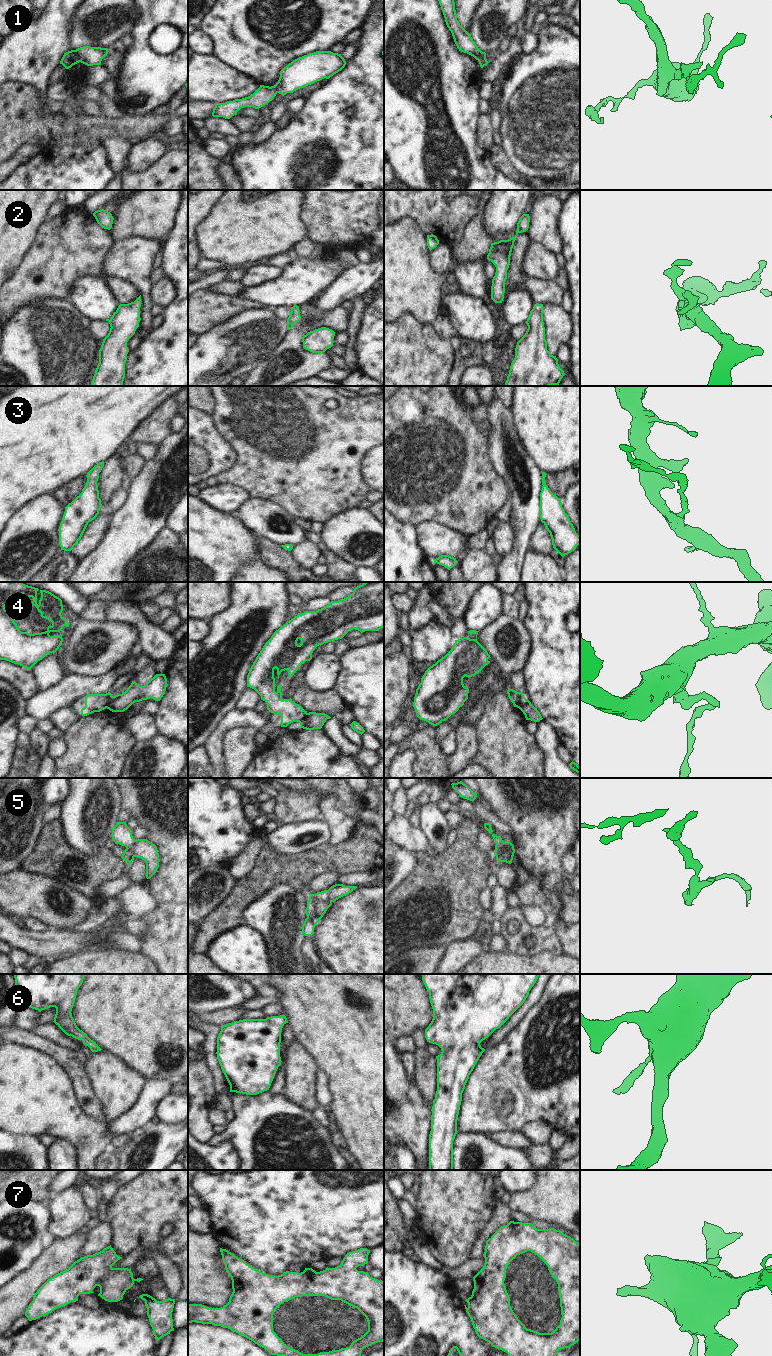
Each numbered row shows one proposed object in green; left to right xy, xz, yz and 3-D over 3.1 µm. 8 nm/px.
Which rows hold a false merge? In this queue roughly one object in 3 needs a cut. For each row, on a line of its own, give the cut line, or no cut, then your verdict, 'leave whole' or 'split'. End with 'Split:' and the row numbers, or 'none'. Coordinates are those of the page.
1: cut in xy along (73, 50), (80, 61); split
2: cut in xz along (305, 335), (302, 341); split
3: no cut; leave whole
4: cut in xy along (113, 696), (105, 707); split
5: cut in yz along (502, 843), (504, 851), (496, 856); split
6: no cut; leave whole
7: no cut; leave whole
Split: 1, 2, 4, 5

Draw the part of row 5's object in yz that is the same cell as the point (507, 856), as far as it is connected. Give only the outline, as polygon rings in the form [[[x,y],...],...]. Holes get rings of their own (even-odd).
[[[484,823],[484,828],[492,835],[494,842],[496,844],[503,844],[505,846],[505,852],[496,856],[496,860],[498,862],[506,862],[511,864],[515,853],[514,845],[509,841],[504,842],[501,837],[493,834],[491,826],[492,825],[490,823]]]

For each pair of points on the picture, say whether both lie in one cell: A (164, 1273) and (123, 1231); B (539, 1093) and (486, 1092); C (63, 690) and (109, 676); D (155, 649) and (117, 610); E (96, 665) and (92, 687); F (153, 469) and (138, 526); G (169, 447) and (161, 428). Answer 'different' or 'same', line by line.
A: different
B: same
C: same
D: same
E: different
F: same
G: different

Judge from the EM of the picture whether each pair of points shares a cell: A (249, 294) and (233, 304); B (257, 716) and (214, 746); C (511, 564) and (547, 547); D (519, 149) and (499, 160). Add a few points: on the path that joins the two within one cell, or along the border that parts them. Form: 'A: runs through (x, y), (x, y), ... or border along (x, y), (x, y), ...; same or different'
A: border along (236, 295), (259, 302), (264, 306); different
B: runs through (244, 717), (232, 719), (218, 733); same
C: border along (536, 528), (530, 537), (527, 550); different
D: border along (500, 144), (510, 161), (523, 172); different

